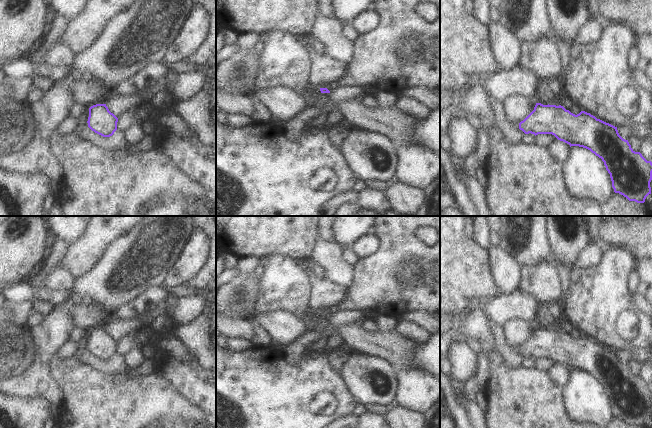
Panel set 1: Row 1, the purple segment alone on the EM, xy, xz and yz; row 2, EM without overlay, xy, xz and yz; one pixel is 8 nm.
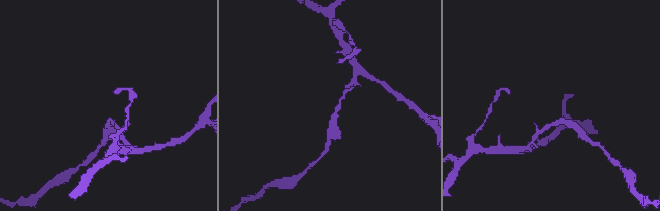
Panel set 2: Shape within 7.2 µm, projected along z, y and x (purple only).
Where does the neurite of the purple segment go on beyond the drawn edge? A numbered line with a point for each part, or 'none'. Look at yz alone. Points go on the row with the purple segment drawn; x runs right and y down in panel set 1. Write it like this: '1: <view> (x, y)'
none

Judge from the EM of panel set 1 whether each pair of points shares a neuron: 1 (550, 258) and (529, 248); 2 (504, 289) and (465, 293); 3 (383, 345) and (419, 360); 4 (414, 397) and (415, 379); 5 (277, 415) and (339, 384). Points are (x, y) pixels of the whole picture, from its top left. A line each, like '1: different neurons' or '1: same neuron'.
1: same neuron
2: different neurons
3: different neurons
4: same neuron
5: same neuron

